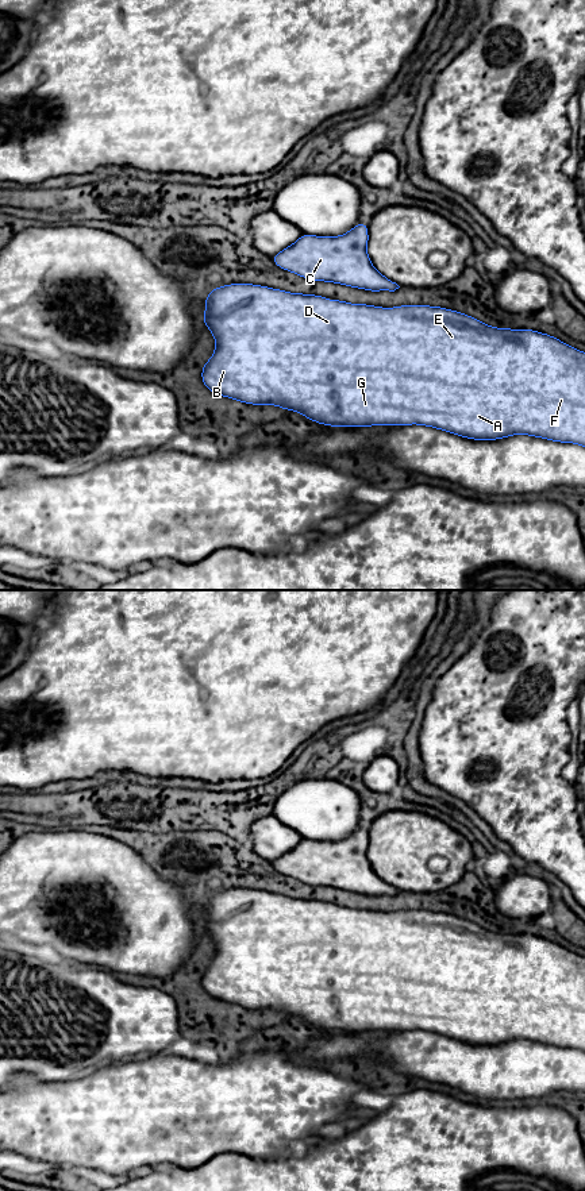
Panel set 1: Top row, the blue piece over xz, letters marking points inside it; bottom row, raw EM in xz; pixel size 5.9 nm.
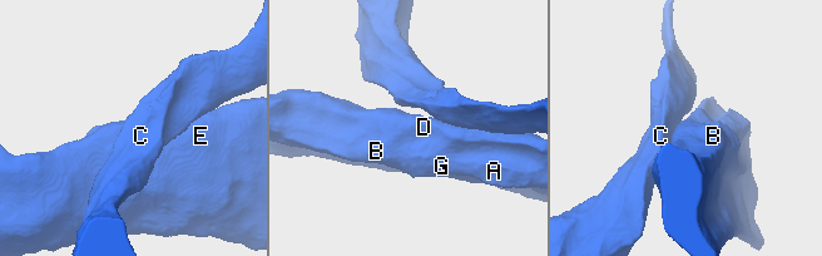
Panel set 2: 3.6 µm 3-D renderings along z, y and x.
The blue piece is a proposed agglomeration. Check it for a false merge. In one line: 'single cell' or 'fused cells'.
single cell

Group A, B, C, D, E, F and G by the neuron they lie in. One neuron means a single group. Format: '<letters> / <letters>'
A B C D E F G

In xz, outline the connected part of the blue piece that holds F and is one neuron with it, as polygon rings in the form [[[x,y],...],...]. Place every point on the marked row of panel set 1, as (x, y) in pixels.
[[[255,284],[215,288],[203,302],[203,325],[212,332],[216,347],[201,369],[201,382],[218,396],[276,405],[330,427],[419,424],[472,440],[528,435],[585,447],[585,352],[555,336],[490,327],[443,307],[382,308]]]

